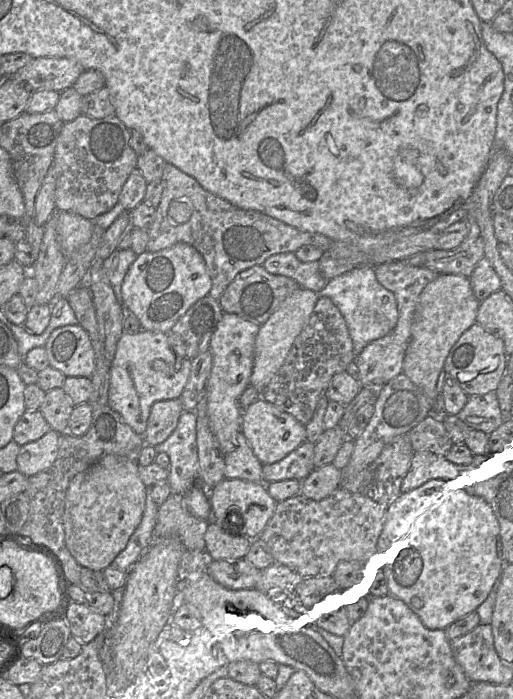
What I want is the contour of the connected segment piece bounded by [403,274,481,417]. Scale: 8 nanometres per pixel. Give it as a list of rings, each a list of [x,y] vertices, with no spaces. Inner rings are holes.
[[[440,274],[422,291],[416,308],[412,325],[411,338],[405,354],[403,373],[426,395],[433,400],[434,414],[444,417],[443,396],[439,396],[437,385],[440,375],[444,372],[445,361],[459,338],[477,323],[480,302],[475,297],[470,279],[461,275]]]

